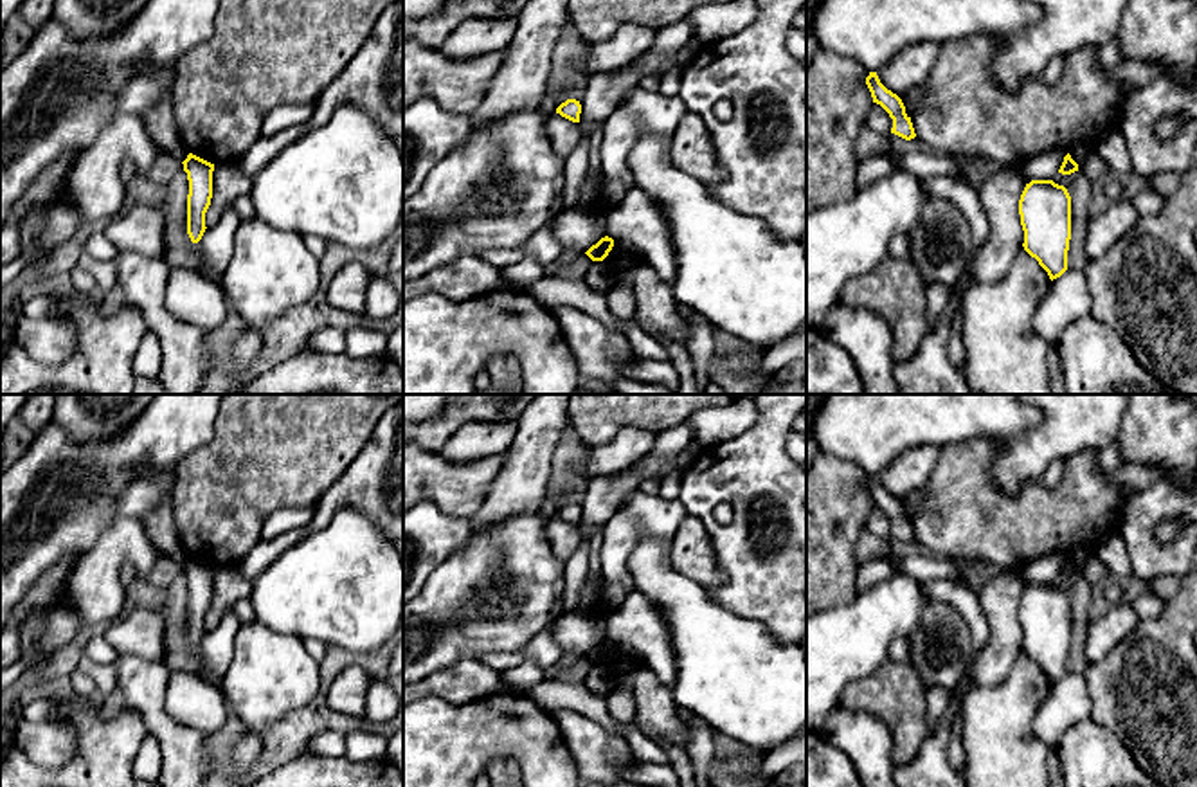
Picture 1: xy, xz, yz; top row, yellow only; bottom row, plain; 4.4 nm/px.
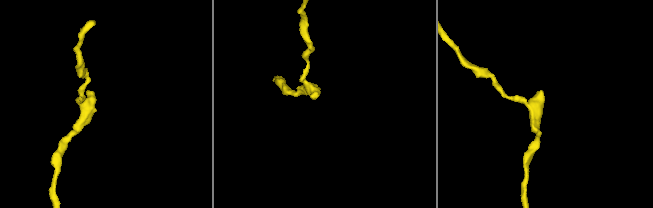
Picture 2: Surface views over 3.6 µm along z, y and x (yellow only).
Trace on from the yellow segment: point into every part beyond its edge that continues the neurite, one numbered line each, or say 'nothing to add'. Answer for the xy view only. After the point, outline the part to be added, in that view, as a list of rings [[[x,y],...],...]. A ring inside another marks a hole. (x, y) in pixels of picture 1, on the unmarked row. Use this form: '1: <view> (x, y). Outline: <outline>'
nothing to add

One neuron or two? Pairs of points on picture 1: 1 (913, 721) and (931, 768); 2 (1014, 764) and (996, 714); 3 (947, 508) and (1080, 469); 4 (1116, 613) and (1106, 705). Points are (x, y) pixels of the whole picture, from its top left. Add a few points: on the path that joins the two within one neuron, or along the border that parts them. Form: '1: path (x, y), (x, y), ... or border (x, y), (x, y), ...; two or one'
1: border (926, 735), (918, 751), (897, 768); two
2: path (1001, 751), (998, 726); one
3: path (981, 508), (1046, 508), (1052, 503); one
4: border (1140, 622), (1102, 660), (1091, 665); two

